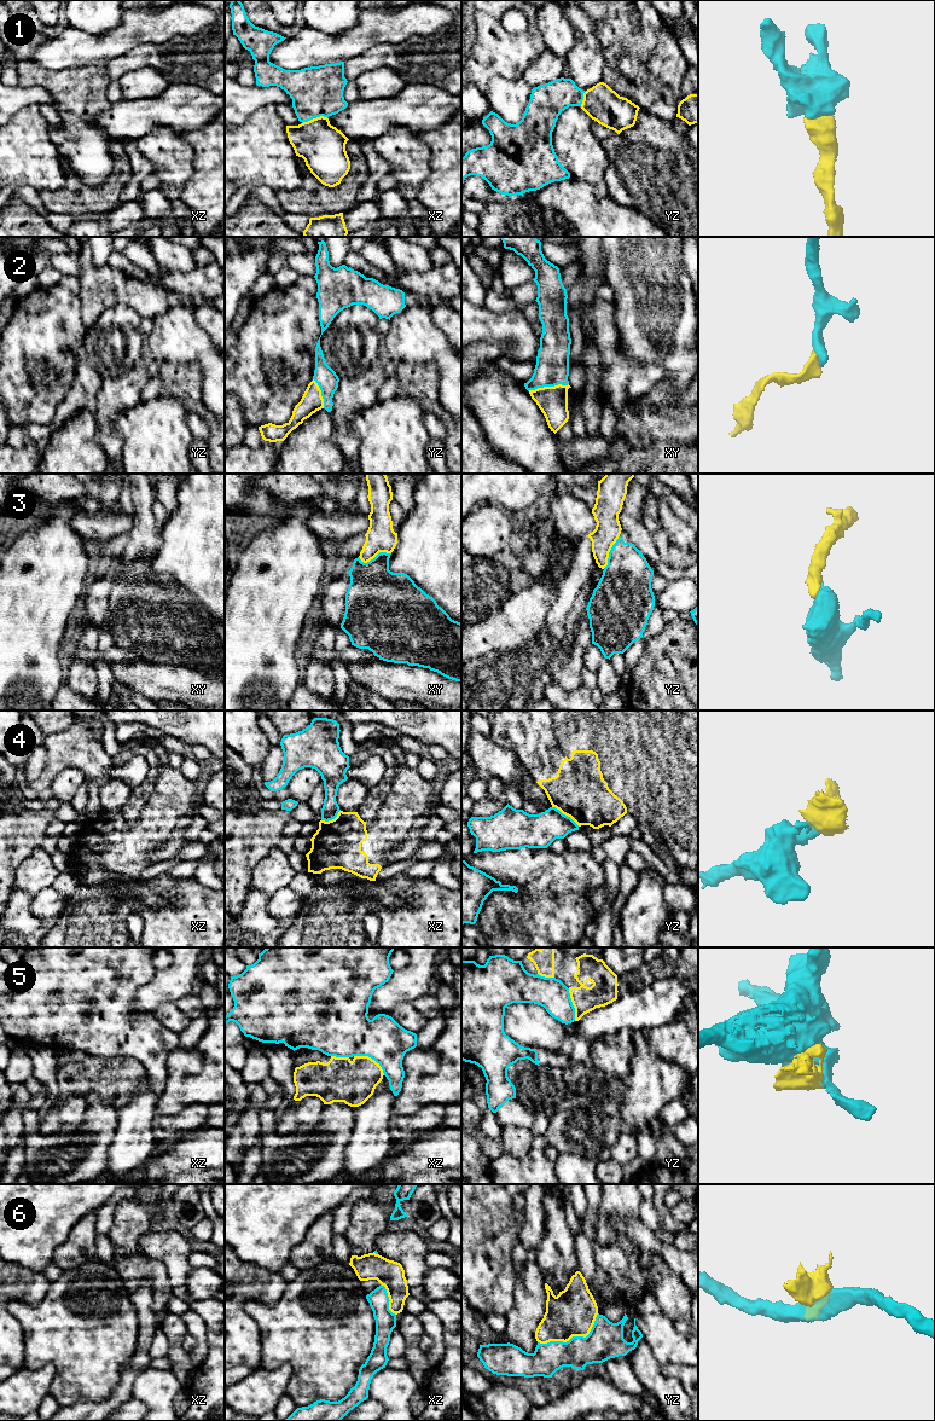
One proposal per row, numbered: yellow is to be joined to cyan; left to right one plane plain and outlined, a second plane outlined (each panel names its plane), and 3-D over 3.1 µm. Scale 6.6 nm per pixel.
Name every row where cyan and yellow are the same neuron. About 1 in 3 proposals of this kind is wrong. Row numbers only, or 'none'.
1, 2

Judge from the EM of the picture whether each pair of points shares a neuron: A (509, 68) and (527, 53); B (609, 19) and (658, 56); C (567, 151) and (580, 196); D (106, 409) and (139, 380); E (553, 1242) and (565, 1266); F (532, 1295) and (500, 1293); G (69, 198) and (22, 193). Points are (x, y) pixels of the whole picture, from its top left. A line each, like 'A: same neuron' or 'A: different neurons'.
A: same neuron
B: same neuron
C: different neurons
D: same neuron
E: same neuron
F: different neurons
G: different neurons

